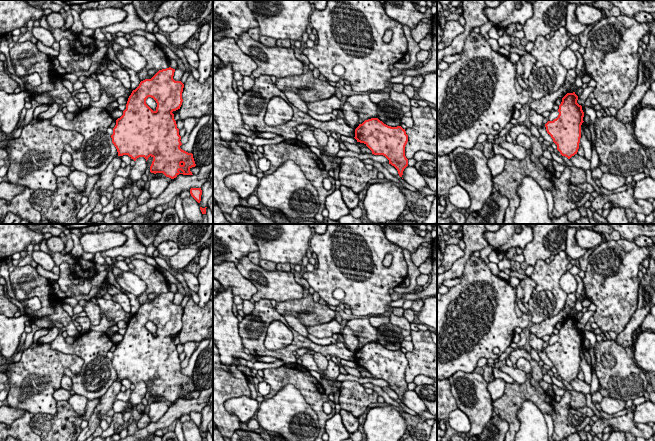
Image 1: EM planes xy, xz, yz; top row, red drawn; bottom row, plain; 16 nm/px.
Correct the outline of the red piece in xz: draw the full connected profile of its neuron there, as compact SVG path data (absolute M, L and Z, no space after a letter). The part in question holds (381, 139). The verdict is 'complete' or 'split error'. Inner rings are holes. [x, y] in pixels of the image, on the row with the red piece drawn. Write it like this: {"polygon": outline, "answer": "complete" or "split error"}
{"polygon": "M378 118L365 120L355 129L357 142L364 143L374 155L383 155L394 166L400 177L408 166L405 146L408 135L401 126L391 127Z", "answer": "complete"}

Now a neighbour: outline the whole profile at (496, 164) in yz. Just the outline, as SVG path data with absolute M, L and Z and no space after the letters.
M496 155L488 159L488 168L490 169L492 177L497 176L504 170L506 158L502 155Z

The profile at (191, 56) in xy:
M183 45L179 46L178 48L184 53L189 65L197 69L199 65L199 58L197 53L193 49L184 47Z

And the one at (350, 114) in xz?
M345 102L342 108L342 112L347 125L353 129L356 129L360 124L357 111L348 102Z

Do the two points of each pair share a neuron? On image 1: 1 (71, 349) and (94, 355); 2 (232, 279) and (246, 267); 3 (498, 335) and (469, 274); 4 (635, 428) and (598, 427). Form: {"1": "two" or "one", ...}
{"1": "one", "2": "two", "3": "one", "4": "one"}

